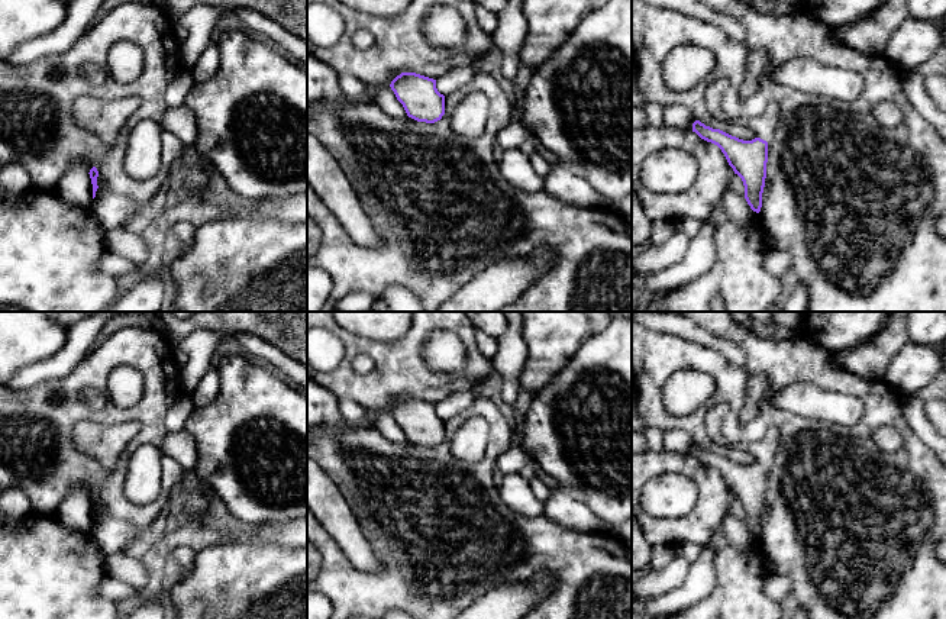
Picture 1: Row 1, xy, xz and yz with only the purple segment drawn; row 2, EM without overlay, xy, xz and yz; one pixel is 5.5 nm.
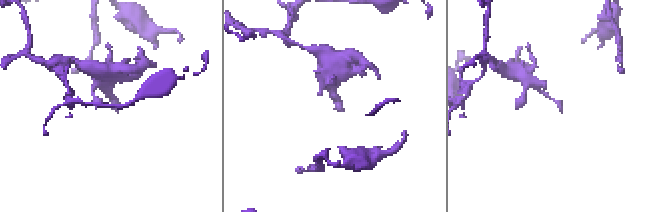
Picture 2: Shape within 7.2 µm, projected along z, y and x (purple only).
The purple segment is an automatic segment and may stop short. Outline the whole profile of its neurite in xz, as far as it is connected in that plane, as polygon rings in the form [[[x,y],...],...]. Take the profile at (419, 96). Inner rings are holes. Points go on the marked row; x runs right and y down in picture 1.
[[[401,72],[390,87],[409,117],[435,123],[445,115],[445,96],[438,91],[436,80],[416,72]]]

